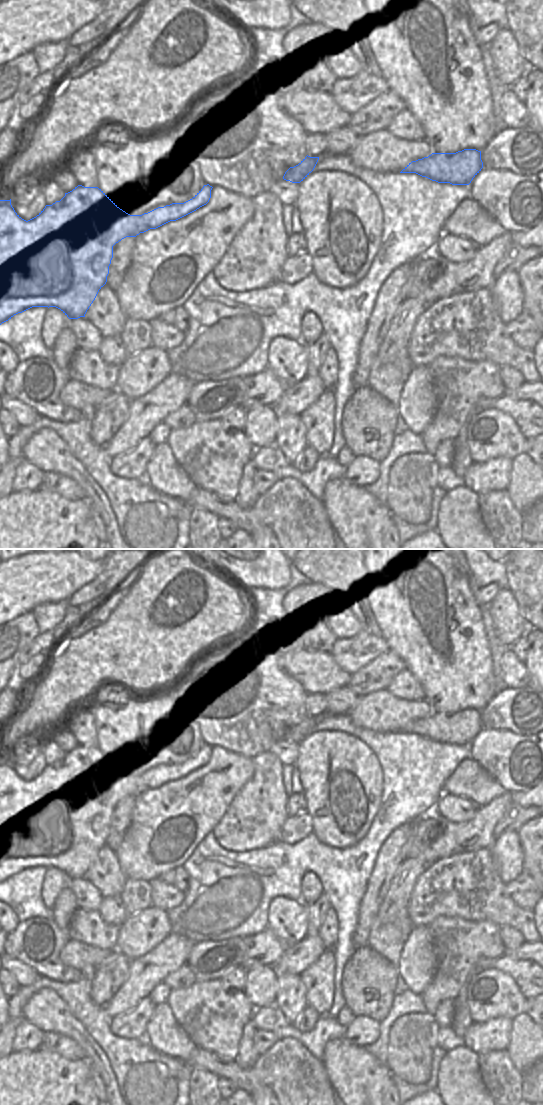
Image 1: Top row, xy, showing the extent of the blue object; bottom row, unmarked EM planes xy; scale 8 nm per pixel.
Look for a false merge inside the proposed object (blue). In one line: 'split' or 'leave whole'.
leave whole

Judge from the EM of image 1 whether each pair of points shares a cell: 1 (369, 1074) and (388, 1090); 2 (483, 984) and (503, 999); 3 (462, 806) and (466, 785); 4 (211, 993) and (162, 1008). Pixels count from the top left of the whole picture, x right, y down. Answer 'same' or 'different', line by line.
1: different
2: same
3: different
4: different

